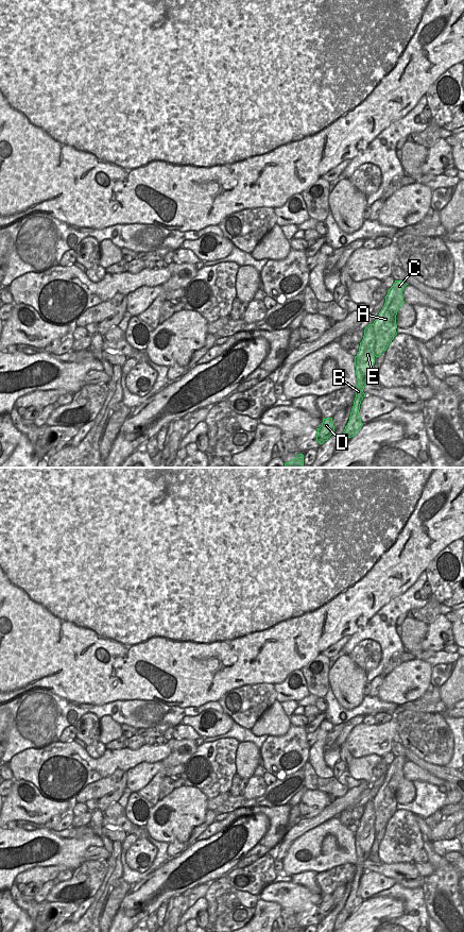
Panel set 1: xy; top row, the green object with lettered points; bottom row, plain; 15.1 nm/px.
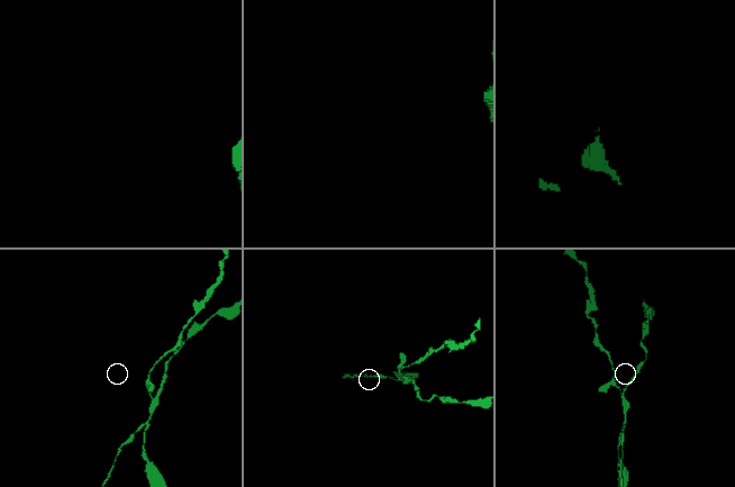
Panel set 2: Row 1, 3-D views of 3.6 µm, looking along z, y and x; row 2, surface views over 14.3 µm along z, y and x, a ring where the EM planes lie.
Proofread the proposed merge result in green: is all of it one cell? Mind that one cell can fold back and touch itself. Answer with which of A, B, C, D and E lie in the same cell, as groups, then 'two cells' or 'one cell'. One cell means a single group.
groups A C D / B E; two cells

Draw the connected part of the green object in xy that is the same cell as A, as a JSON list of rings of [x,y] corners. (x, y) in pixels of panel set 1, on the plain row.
[[[395,757],[388,767],[383,784],[373,799],[376,813],[376,833],[379,833],[383,827],[386,827],[389,820],[397,811],[396,791],[405,779],[402,767],[407,761],[406,757]]]

